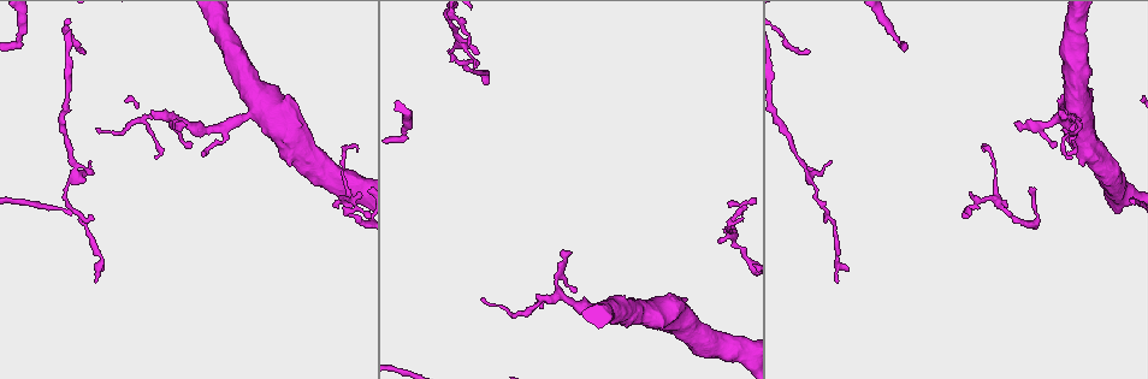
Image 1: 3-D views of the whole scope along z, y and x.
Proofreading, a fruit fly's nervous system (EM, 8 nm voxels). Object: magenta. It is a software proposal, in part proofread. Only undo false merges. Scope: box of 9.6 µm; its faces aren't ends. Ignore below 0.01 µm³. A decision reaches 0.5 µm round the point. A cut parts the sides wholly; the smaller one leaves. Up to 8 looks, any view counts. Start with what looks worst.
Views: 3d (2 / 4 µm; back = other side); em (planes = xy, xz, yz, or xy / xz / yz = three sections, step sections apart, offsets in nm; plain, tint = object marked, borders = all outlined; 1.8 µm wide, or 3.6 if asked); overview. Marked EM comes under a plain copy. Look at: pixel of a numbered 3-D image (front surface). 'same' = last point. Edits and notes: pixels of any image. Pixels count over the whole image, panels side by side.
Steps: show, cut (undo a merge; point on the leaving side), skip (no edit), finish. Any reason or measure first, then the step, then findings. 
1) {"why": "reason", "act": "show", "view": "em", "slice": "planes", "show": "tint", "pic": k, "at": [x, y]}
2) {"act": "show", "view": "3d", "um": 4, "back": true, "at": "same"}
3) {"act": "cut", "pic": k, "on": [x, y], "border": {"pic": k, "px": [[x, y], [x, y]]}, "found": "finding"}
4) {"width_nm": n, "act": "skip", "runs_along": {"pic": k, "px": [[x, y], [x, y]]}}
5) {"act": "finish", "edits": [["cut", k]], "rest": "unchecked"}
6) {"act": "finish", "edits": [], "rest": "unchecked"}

{"why": "a narrow waist", "act": "show", "view": "em", "slice": "planes", "show": "tint", "pic": 1, "at": [1011, 217]}

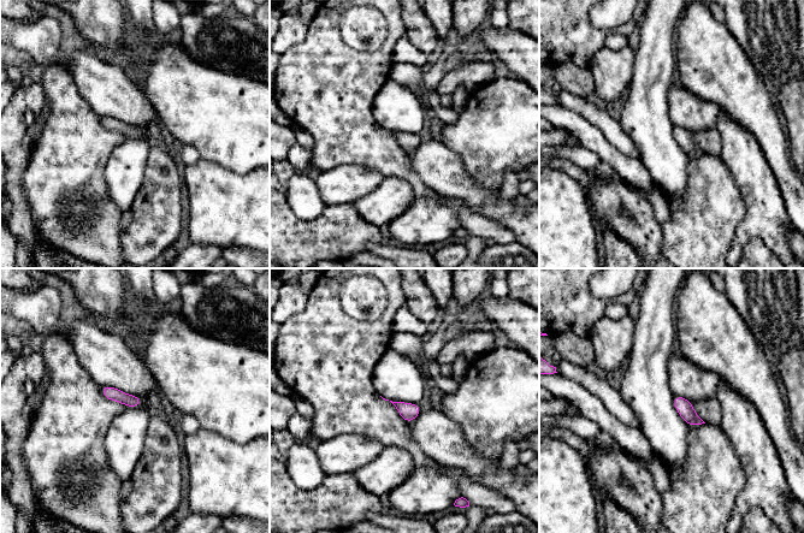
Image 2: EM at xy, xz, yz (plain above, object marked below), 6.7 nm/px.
{"width_nm": 90, "act": "skip", "runs_along": {"pic": 2, "px": [[104, 389], [137, 402]]}, "found": "one neuron here"}

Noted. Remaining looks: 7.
{"why": "sharp bend", "act": "show", "view": "em", "slice": "planes", "show": "tint", "pic": 1, "at": [449, 51]}

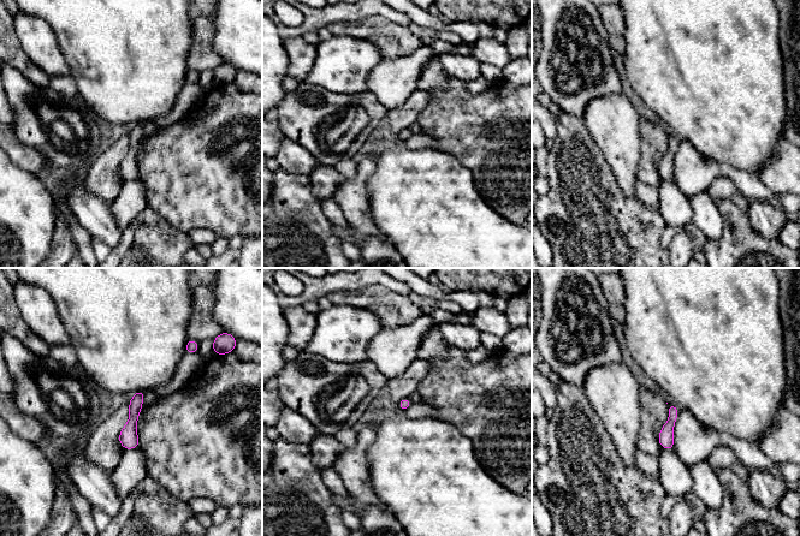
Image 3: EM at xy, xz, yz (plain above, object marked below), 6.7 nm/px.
{"act": "skip", "found": "all the same neuron"}

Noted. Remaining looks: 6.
{"why": "sudden change in width", "act": "show", "view": "3d", "um": 4, "pic": 1, "at": [1076, 113]}

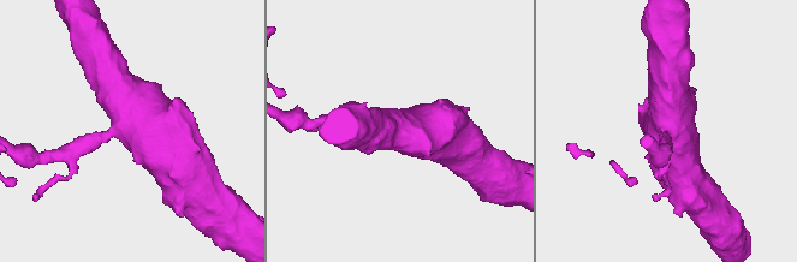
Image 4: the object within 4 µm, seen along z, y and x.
{"act": "show", "view": "em", "um": 3.6, "slice": "planes", "show": "tint", "pic": 4, "at": [668, 129]}

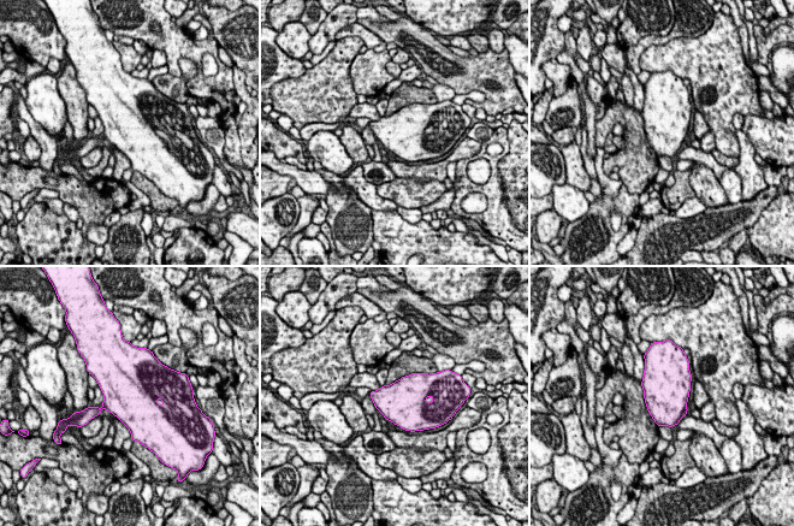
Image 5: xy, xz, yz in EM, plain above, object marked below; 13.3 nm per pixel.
{"act": "skip", "found": "continuous, no second neuron"}

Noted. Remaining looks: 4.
{"why": "narrows sharply", "act": "show", "view": "em", "slice": "planes", "show": "tint", "pic": 1, "at": [179, 117]}

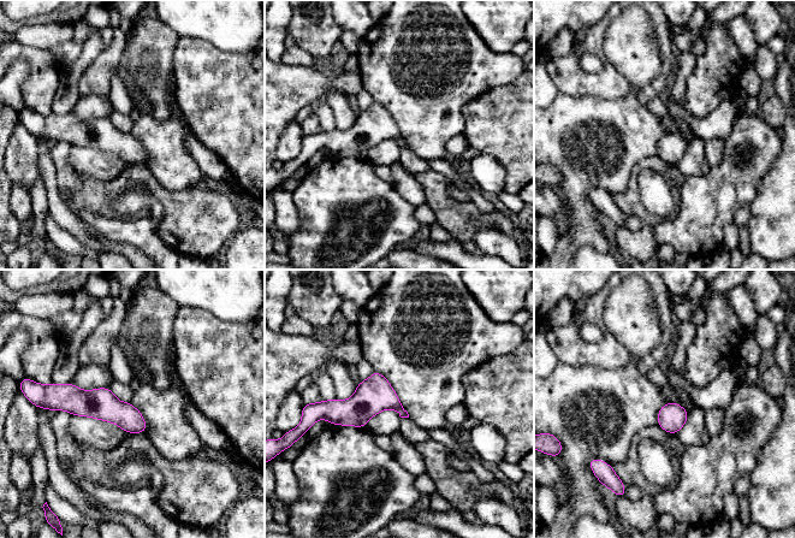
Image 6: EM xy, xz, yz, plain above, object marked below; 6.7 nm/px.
{"act": "skip", "runs_along": {"pic": 6, "px": [[58, 398], [101, 403], [142, 429]]}, "found": "all the same neuron"}

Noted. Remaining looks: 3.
{"act": "finish", "edits": [], "rest": "unchecked"}

